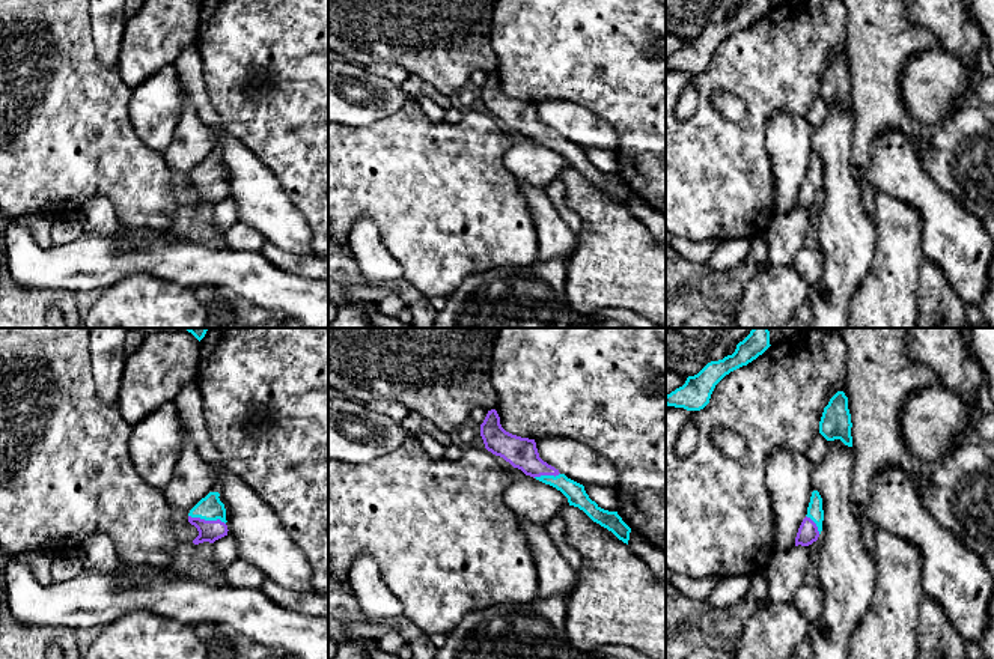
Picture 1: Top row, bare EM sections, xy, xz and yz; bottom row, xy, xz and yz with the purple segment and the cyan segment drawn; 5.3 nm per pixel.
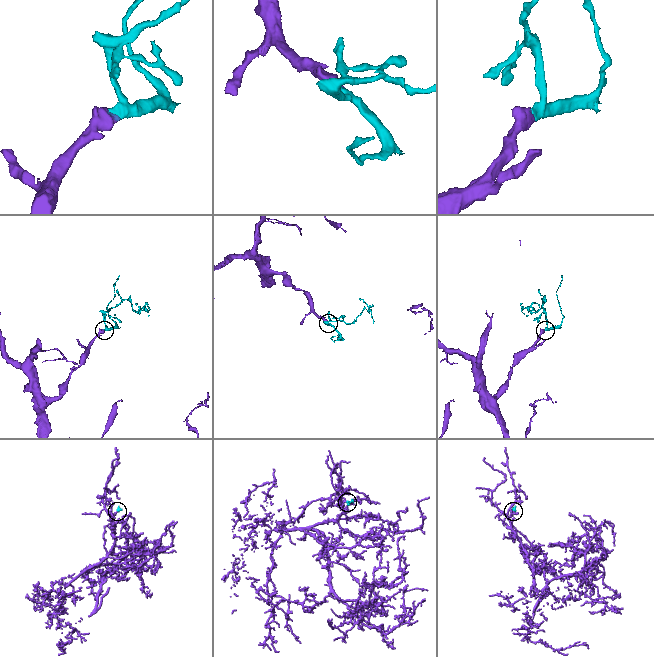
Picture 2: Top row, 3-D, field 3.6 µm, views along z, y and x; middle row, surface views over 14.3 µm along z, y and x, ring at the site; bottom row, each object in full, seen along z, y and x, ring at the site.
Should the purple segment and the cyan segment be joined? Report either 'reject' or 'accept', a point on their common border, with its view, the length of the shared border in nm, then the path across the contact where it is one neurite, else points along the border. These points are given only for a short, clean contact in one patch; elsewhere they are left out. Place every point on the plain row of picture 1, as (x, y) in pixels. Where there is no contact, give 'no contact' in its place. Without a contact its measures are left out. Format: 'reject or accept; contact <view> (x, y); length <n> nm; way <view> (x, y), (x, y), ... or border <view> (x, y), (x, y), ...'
accept; contact xy (207, 184); length 200 nm; way xy (210, 194), (207, 184), (210, 170)

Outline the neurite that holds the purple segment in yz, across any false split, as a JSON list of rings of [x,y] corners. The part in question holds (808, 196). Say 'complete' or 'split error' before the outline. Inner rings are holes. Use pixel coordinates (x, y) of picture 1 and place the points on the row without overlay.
split error; [[[813,153],[807,170],[807,178],[803,182],[795,200],[795,209],[809,209],[816,205],[822,194],[822,184],[822,161],[818,153]]]

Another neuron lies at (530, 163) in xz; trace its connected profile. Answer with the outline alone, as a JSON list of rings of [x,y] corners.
[[[530,138],[514,144],[505,153],[503,162],[521,184],[539,188],[547,188],[569,167],[560,153]]]

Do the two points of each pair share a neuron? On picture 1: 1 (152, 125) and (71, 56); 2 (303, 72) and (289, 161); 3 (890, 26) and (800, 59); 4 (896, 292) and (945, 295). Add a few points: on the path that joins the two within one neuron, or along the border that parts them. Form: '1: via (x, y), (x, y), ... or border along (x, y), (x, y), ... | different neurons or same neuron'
1: border along (131, 89), (130, 124), (140, 139) | different neurons
2: via (303, 95), (303, 139) | same neuron
3: border along (848, 15), (845, 57) | different neurons
4: border along (923, 259), (917, 312) | different neurons

